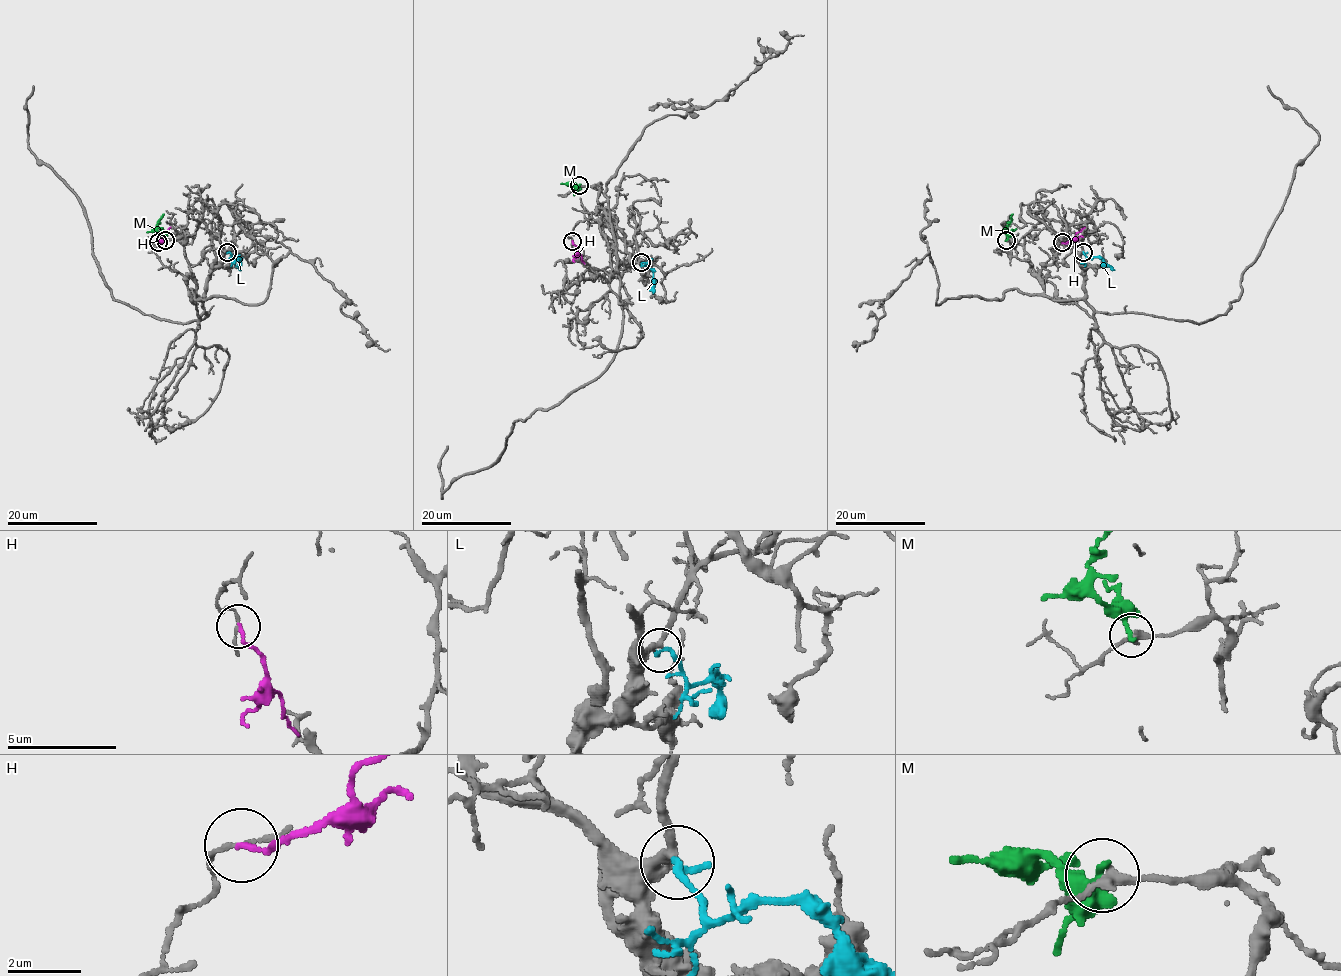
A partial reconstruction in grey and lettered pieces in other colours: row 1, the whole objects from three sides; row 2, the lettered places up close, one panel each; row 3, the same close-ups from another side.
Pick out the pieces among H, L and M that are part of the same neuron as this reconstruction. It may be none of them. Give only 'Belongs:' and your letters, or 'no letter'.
Belongs: L

